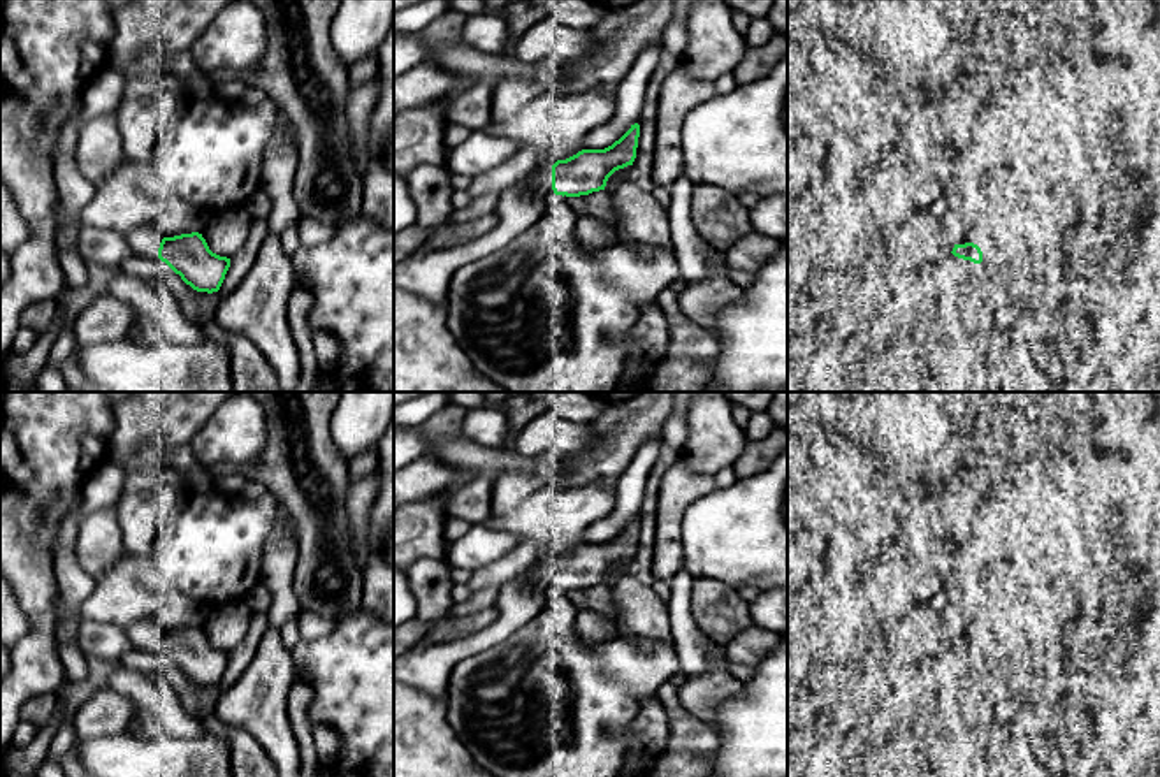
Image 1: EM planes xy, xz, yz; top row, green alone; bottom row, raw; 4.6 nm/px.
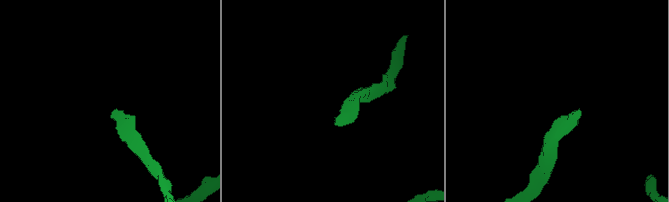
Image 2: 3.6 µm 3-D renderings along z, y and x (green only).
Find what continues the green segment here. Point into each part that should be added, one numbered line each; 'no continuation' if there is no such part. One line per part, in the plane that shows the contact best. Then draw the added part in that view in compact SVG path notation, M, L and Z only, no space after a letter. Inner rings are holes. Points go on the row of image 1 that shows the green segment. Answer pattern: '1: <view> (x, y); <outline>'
1: yz (974, 236); M977 227L968 230L961 239L956 241L956 244L965 244L965 243L977 244L984 257L984 236L981 234L981 230Z

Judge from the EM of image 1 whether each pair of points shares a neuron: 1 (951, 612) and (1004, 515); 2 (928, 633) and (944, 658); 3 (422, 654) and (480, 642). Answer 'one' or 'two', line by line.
1: two
2: two
3: one

